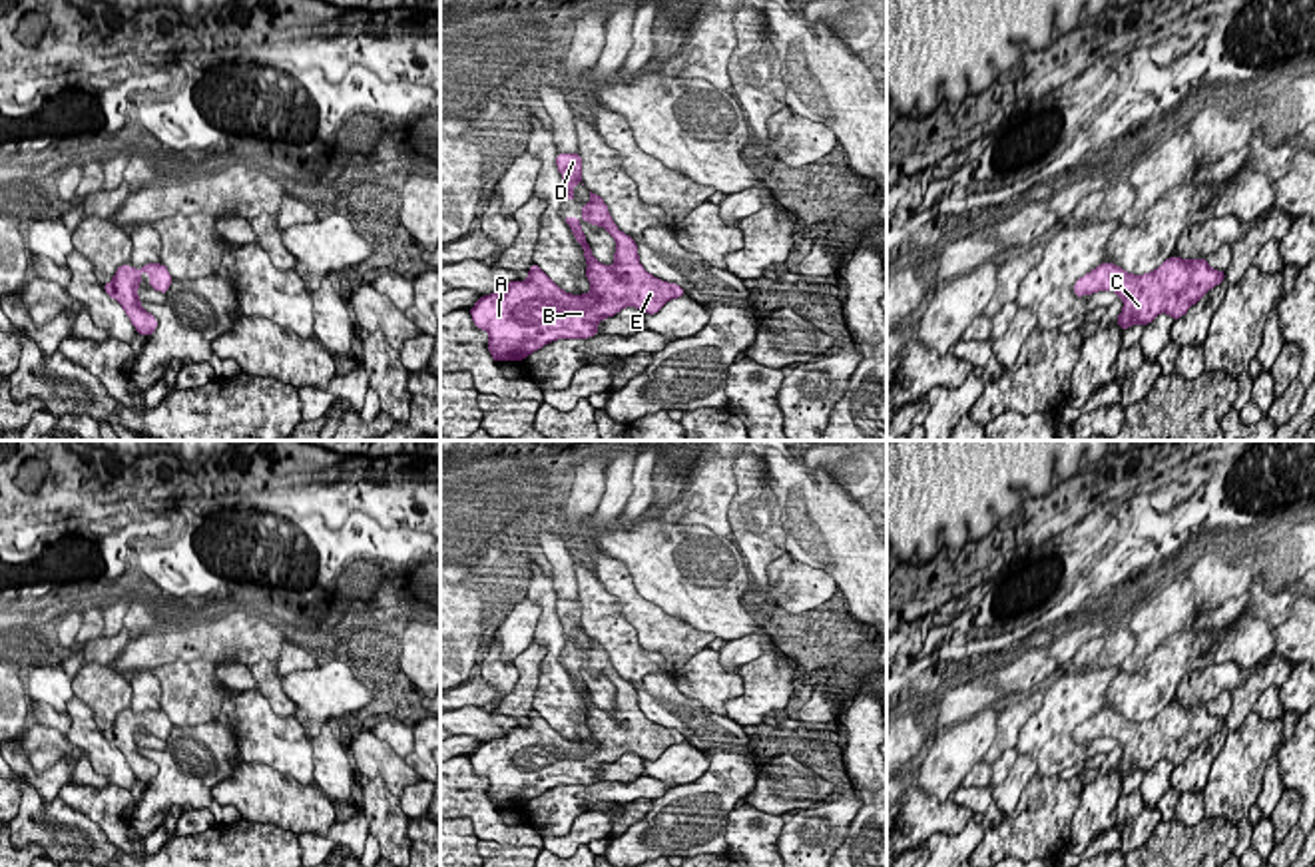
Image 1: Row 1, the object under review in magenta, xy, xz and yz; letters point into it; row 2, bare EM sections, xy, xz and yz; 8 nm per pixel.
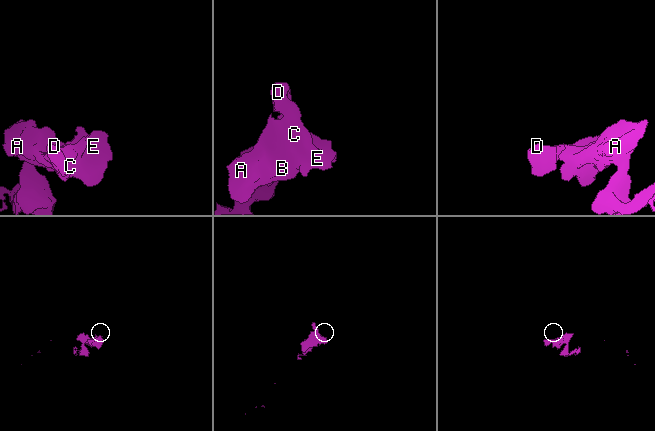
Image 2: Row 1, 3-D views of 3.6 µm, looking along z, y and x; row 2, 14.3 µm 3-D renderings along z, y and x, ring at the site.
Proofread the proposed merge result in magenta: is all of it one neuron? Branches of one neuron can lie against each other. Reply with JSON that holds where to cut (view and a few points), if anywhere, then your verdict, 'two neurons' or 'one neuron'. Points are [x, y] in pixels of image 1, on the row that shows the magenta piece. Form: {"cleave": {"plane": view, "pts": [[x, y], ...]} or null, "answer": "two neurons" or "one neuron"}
{"cleave": null, "answer": "one neuron"}

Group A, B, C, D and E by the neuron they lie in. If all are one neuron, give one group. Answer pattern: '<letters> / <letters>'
A B C D E

